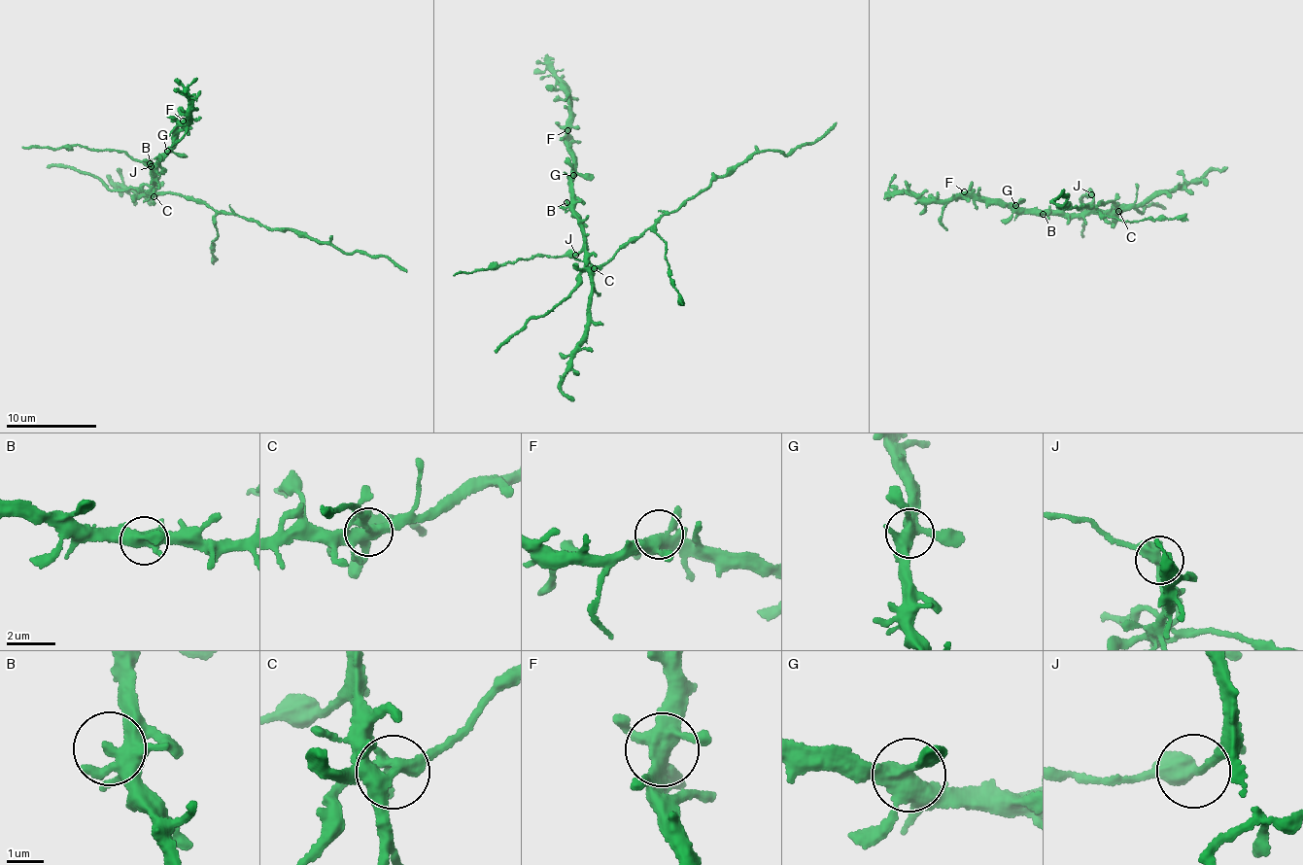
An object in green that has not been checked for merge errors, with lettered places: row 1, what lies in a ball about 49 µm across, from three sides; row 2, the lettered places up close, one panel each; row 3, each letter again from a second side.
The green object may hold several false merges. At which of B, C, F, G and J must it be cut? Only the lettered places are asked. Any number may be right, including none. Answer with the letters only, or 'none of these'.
C, J

